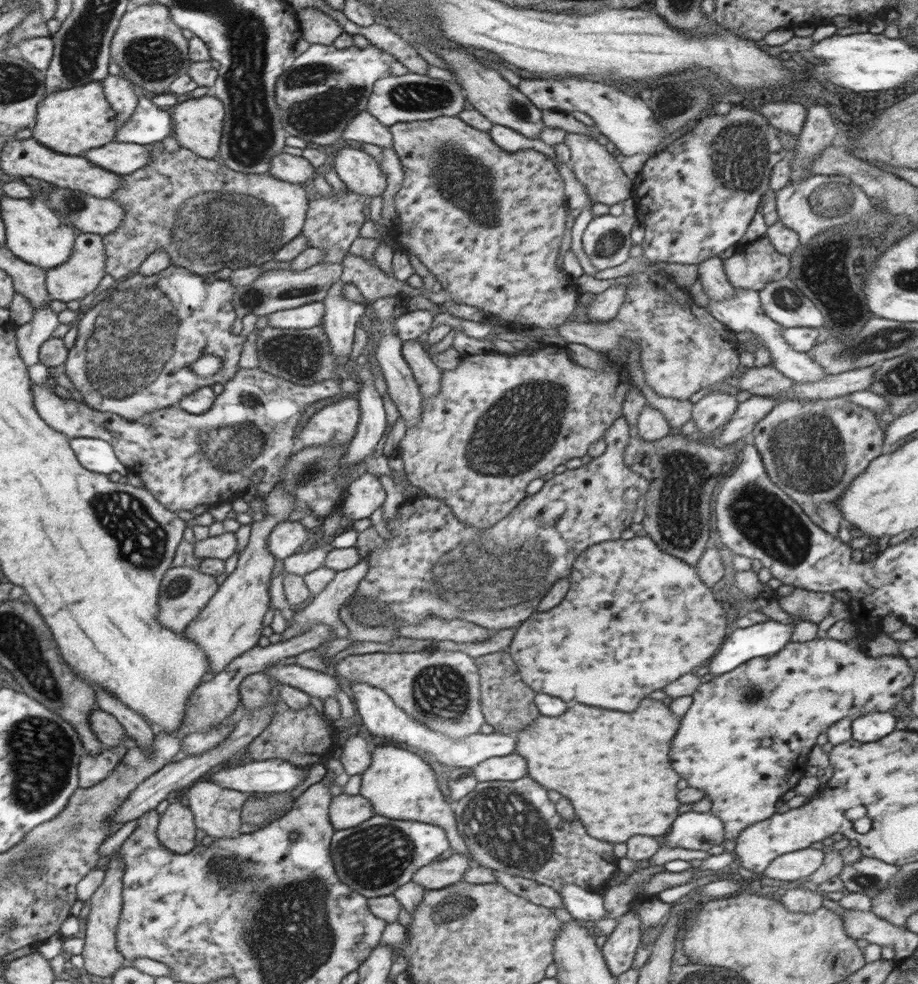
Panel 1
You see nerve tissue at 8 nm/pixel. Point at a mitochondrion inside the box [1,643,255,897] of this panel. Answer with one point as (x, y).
(35, 783)

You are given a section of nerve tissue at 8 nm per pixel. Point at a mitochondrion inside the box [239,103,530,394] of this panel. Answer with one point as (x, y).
(466, 182)

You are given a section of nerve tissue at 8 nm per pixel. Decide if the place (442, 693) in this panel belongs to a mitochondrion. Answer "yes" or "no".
yes

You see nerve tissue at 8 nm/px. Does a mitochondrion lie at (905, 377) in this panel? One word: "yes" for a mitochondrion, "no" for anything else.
yes

